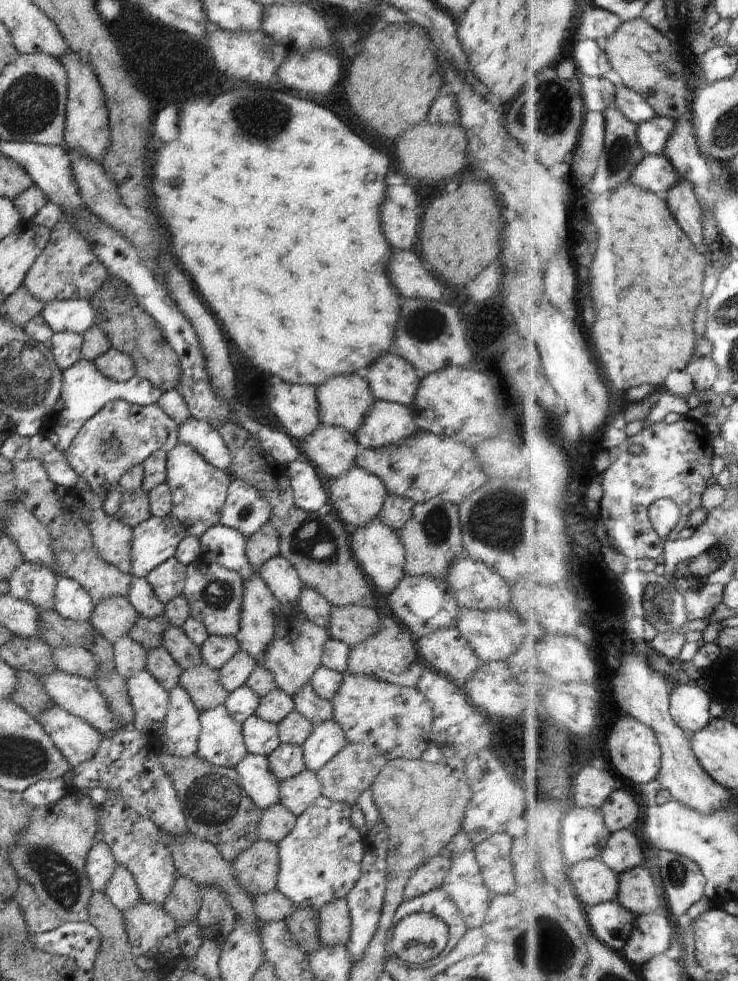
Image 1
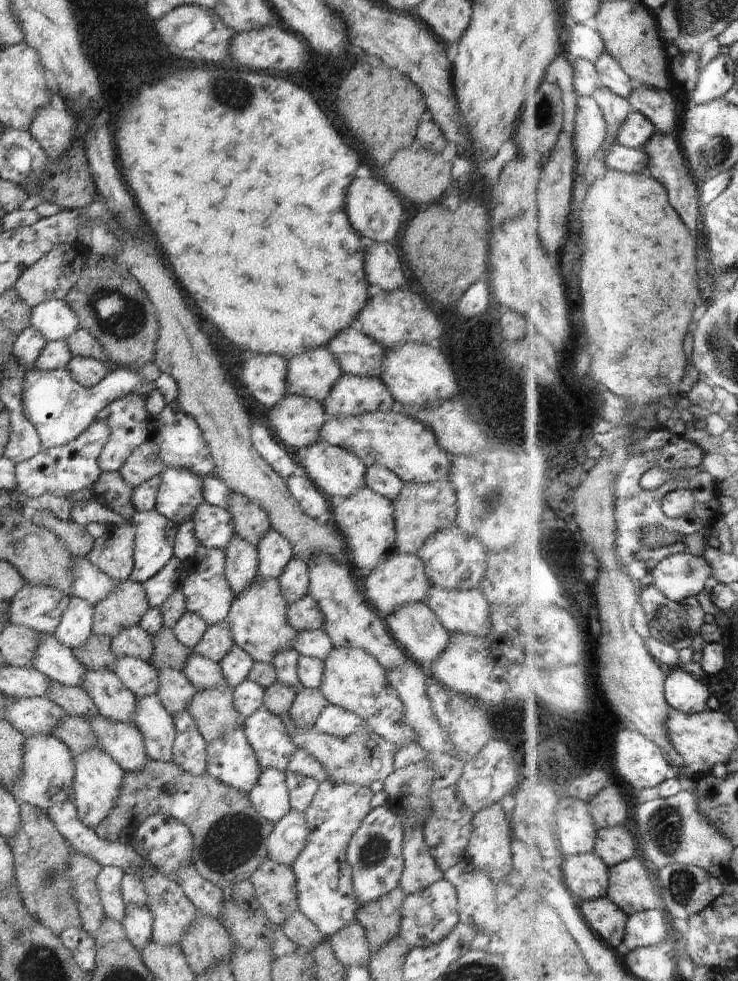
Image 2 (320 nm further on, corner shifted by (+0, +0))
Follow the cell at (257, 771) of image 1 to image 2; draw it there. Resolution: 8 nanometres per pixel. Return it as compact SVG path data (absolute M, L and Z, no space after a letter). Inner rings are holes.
M261 768L258 782L248 797L260 816L269 822L276 823L291 812L285 772L276 768Z

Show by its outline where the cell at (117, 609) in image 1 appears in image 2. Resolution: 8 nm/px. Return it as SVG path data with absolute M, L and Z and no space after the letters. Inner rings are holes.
M136 624L136 626L120 630L120 633L111 639L111 650L117 658L130 656L150 663L154 646L152 646L151 636L148 635L148 632Z

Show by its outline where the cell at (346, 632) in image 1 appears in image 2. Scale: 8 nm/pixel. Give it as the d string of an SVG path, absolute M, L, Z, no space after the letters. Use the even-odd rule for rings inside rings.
M304 596L294 604L288 605L288 624L300 632L322 630L324 614L312 596Z

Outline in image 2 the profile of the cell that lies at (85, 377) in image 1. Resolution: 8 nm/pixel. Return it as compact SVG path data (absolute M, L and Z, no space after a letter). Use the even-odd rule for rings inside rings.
M118 367L108 373L99 384L86 387L76 382L66 368L54 371L30 369L24 374L22 386L24 416L36 428L43 449L48 449L63 446L78 438L114 400L128 398L129 394L146 397L156 389L156 382L148 382L138 372Z

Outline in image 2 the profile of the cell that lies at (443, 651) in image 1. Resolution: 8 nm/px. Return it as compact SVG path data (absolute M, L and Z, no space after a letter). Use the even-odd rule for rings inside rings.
M425 603L407 604L400 610L384 617L392 638L403 648L408 658L423 666L432 664L437 656L446 650L450 642L450 632L442 626L436 614Z

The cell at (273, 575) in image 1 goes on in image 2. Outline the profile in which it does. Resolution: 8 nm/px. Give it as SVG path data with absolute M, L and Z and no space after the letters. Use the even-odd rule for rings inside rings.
M273 529L264 534L256 550L259 574L262 578L270 580L277 580L293 558L292 544Z

